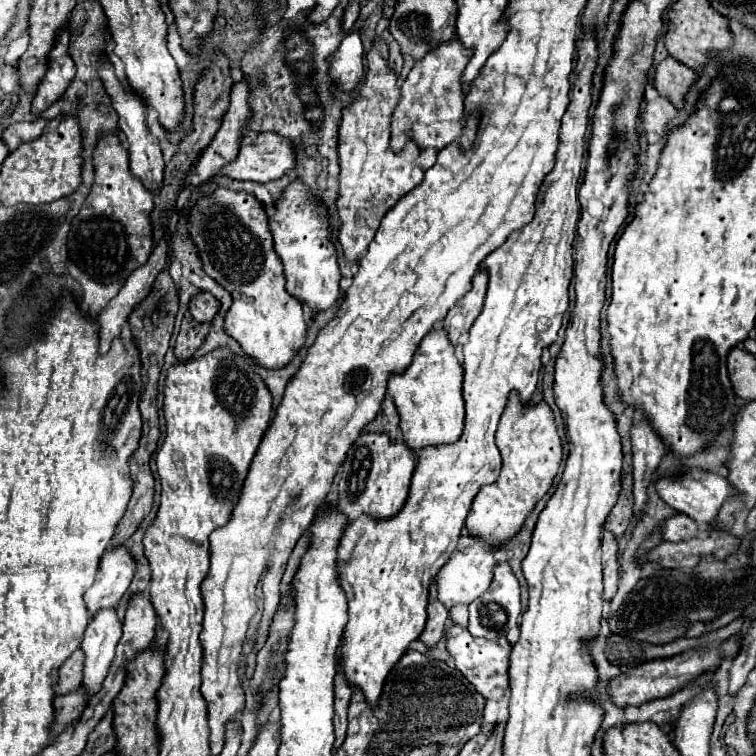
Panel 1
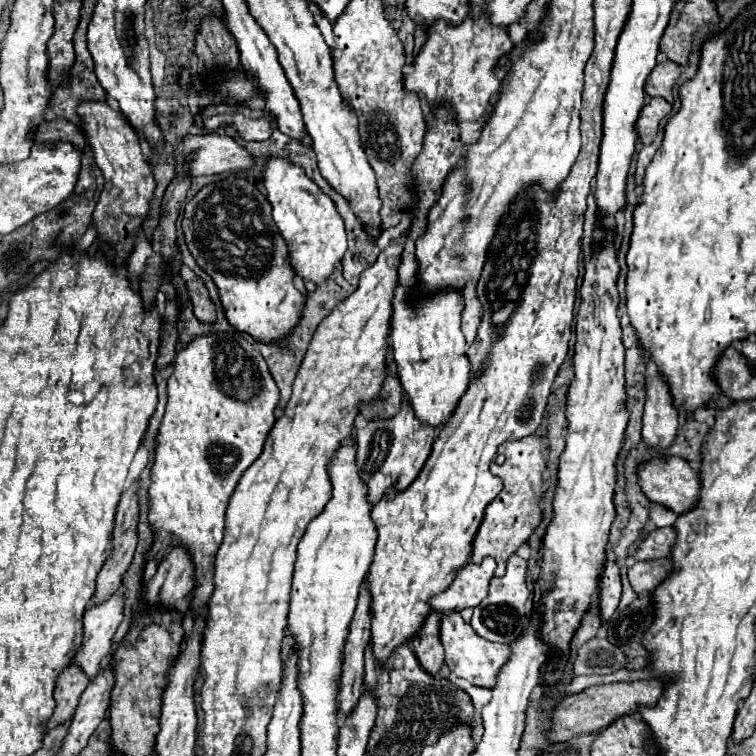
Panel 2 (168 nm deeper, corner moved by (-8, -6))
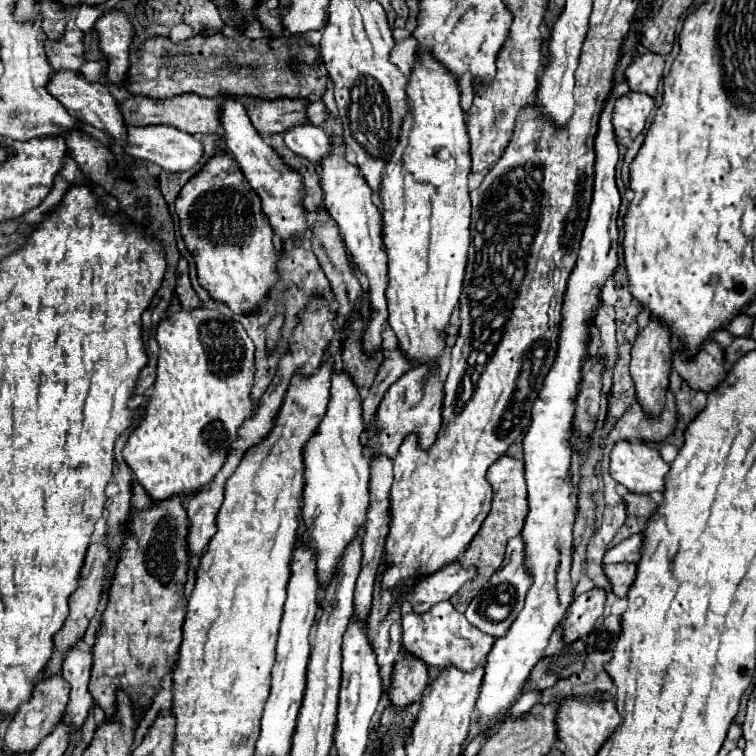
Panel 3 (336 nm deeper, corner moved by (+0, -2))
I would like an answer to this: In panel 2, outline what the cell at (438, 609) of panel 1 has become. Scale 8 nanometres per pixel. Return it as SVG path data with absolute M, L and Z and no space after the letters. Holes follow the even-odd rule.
M431 612L423 622L421 630L411 640L411 648L421 668L431 676L437 676L439 668L443 666L443 646L439 644L437 632L439 632L439 614Z

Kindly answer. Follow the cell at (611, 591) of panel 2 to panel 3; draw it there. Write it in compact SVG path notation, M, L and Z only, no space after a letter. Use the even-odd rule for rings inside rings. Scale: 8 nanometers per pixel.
M593 588L575 598L563 620L563 640L573 642L583 638L595 628L595 622L603 616L607 594L601 588Z

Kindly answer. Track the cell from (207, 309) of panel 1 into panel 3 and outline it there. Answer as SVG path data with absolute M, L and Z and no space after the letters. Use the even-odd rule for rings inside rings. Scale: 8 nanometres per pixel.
M179 260L179 264L177 264L177 288L175 288L175 292L177 292L179 302L181 302L181 306L185 310L195 310L195 308L201 308L203 306L201 300L199 300L199 296L191 288L187 260Z

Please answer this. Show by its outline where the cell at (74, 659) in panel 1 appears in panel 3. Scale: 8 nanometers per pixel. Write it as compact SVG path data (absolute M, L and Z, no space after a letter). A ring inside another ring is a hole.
M47 676L41 678L35 684L33 696L29 702L21 704L15 718L9 722L7 734L5 734L5 748L13 754L13 752L31 752L35 750L35 746L53 732L55 724L63 718L63 712L67 708L69 702L69 684L67 680L63 680L61 676Z

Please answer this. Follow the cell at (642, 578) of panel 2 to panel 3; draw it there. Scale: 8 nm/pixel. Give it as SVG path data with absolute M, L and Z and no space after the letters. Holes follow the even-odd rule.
M611 564L611 566L605 566L605 574L609 576L611 584L613 584L613 592L617 596L627 596L635 576L637 576L637 564Z

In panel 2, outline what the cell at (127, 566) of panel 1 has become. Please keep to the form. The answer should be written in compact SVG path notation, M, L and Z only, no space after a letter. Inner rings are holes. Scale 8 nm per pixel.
M115 592L105 604L93 606L85 612L83 618L83 644L75 652L73 664L81 668L81 672L95 680L103 662L109 658L113 644L111 638L117 626L123 620L123 594Z

